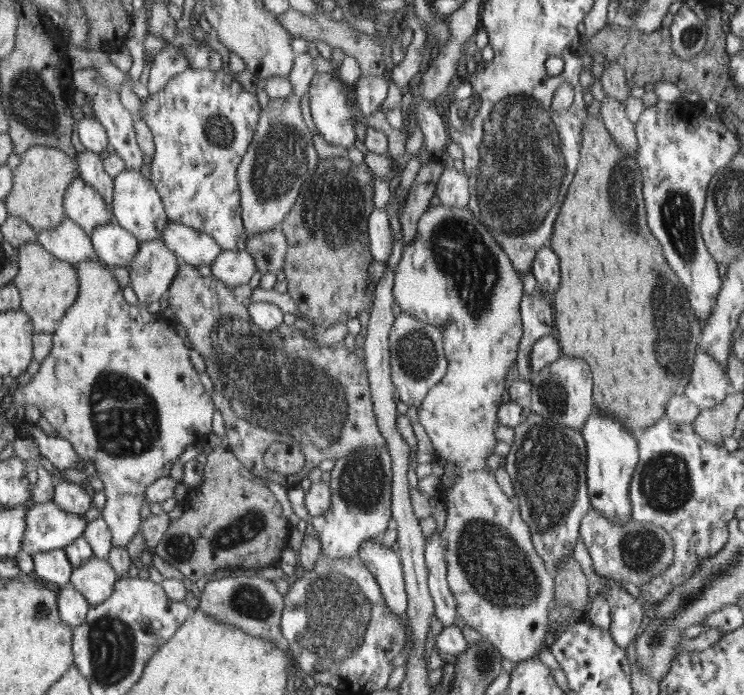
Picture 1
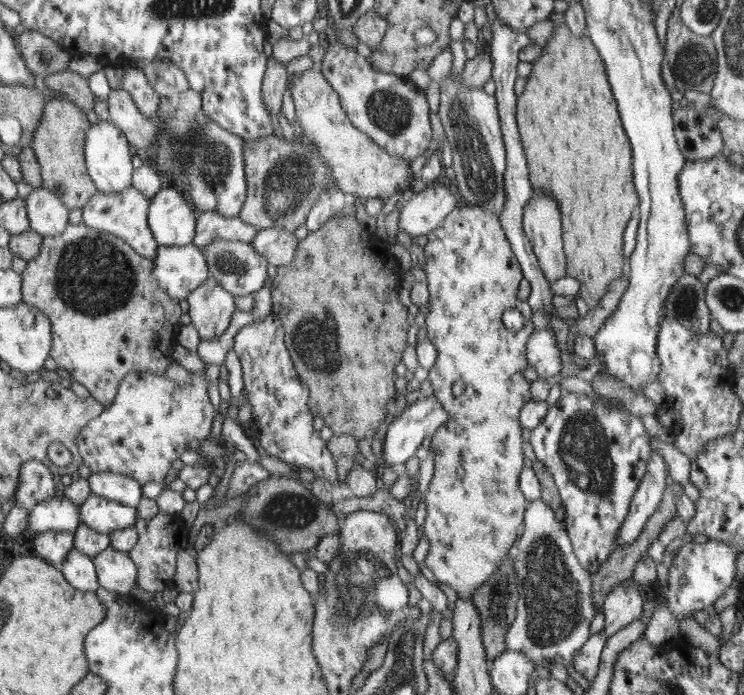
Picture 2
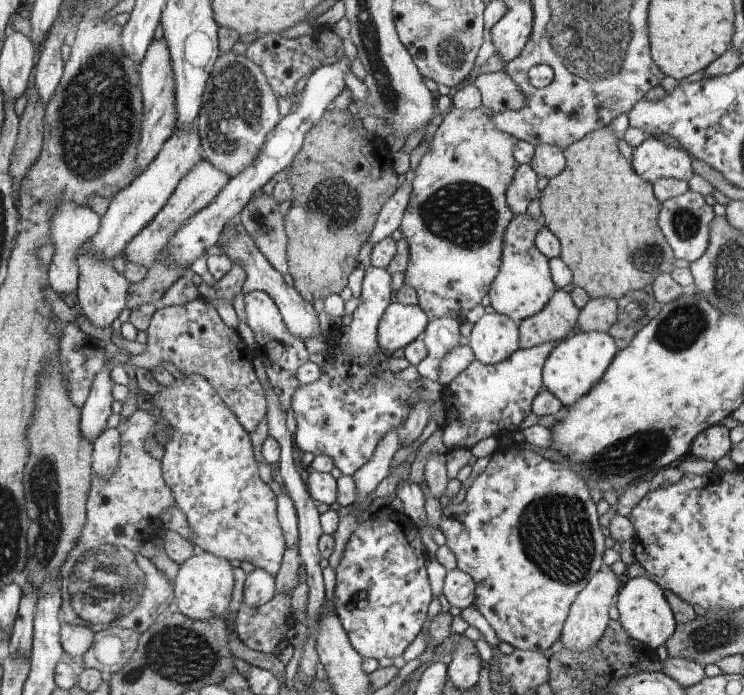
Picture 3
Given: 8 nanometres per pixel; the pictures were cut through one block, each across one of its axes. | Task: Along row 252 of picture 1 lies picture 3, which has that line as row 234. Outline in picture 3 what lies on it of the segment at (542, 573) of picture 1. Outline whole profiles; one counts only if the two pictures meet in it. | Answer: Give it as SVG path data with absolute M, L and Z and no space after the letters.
M452 106L443 117L442 123L438 126L433 136L433 142L429 147L429 151L423 156L415 170L415 177L412 182L413 191L411 192L405 216L402 219L397 236L405 237L409 241L409 266L408 270L404 272L404 284L412 287L418 293L420 308L426 312L428 319L431 321L442 317L452 317L465 321L467 318L466 314L475 306L480 305L482 298L489 294L493 286L493 280L500 274L501 260L504 258L505 232L508 231L510 221L514 215L508 205L508 188L510 183L513 183L513 176L520 166L513 155L514 147L517 146L519 140L515 136L498 129L493 119L484 114L481 109L467 111Z

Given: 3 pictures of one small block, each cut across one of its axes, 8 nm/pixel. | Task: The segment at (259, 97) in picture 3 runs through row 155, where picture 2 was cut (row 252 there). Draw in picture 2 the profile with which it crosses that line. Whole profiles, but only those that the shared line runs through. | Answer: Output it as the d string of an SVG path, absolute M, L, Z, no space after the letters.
M214 239L202 251L209 265L209 276L216 278L222 287L230 291L230 294L234 294L234 296L246 294L249 296L251 293L265 286L264 282L268 278L266 269L269 262L254 249L252 243Z

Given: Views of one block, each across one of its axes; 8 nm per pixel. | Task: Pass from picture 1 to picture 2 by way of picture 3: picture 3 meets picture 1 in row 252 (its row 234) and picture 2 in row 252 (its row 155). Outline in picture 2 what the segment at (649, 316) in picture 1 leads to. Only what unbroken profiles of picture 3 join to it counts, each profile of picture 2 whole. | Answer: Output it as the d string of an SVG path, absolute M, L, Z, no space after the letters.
M555 23L553 34L550 36L546 46L541 48L541 56L532 62L532 72L528 76L528 82L524 87L524 93L517 98L517 126L520 134L520 141L526 153L526 164L528 165L528 176L535 192L541 194L552 194L553 198L557 200L562 211L562 234L565 235L565 248L566 254L569 258L569 269L566 270L567 275L574 277L579 281L580 289L577 296L583 298L588 305L588 310L594 310L598 305L598 301L610 289L610 283L616 281L623 273L624 253L623 246L624 229L626 224L632 216L636 213L636 208L639 205L639 197L633 182L633 156L632 148L628 136L622 128L620 116L618 116L617 103L613 96L610 84L607 80L607 73L605 72L605 65L602 58L595 50L593 42L588 34L574 35L573 31L567 26L566 23Z

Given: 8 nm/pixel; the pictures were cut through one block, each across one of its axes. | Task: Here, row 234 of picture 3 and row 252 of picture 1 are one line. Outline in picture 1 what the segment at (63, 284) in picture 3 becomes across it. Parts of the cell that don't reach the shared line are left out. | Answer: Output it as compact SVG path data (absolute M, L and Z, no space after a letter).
M70 218L56 228L40 231L36 242L64 262L101 261L89 234Z

